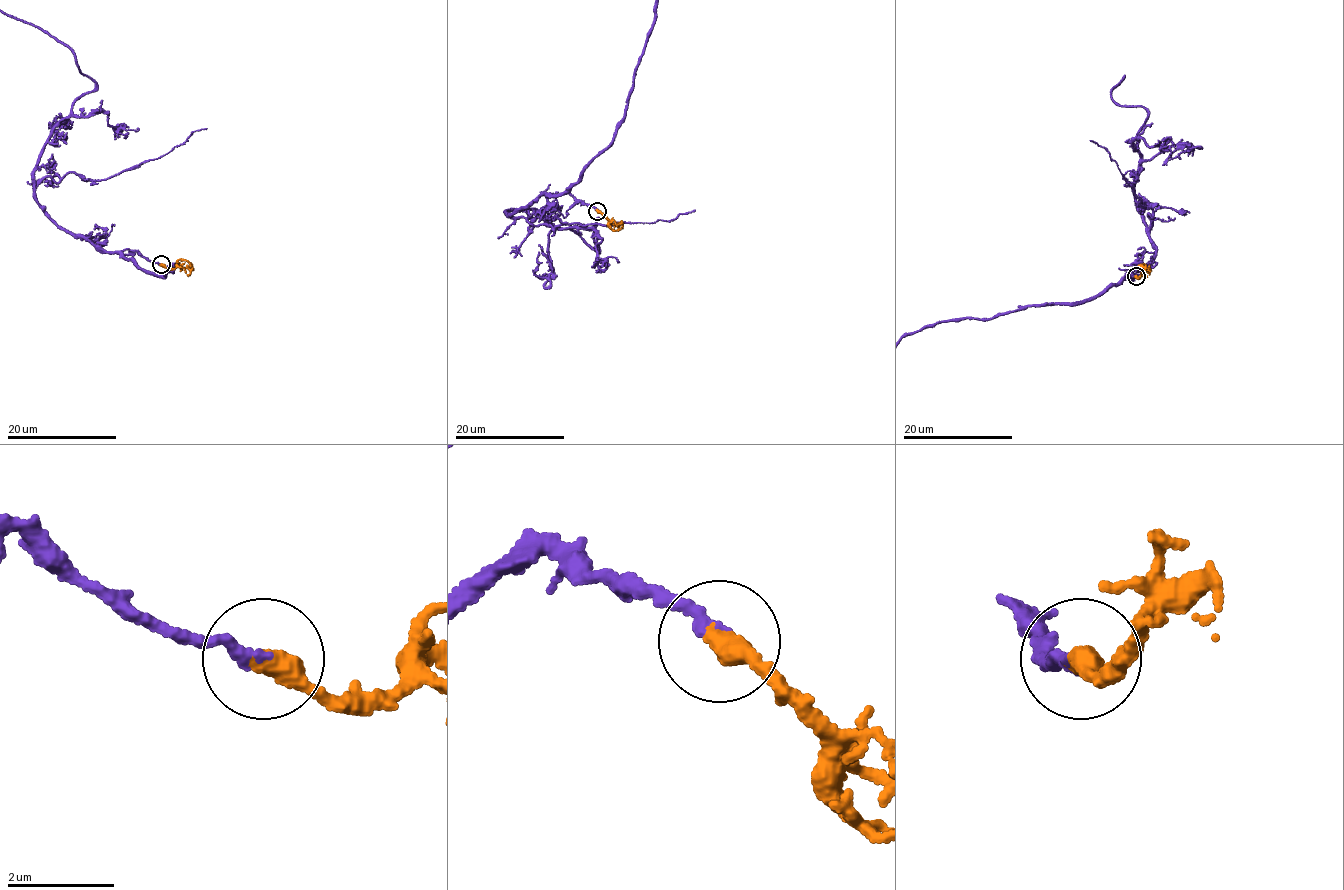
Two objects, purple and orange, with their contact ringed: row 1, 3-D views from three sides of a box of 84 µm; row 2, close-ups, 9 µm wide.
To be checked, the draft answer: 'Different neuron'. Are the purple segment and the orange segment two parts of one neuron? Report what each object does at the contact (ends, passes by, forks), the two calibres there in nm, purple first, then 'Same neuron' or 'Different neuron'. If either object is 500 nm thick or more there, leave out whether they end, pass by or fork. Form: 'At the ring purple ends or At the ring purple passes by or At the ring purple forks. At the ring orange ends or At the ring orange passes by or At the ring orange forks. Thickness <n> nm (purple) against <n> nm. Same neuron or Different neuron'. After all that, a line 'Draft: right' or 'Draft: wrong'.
At the ring purple ends. At the ring orange ends. Thickness 240 nm (purple) against 480 nm. Same neuron
Draft: wrong

